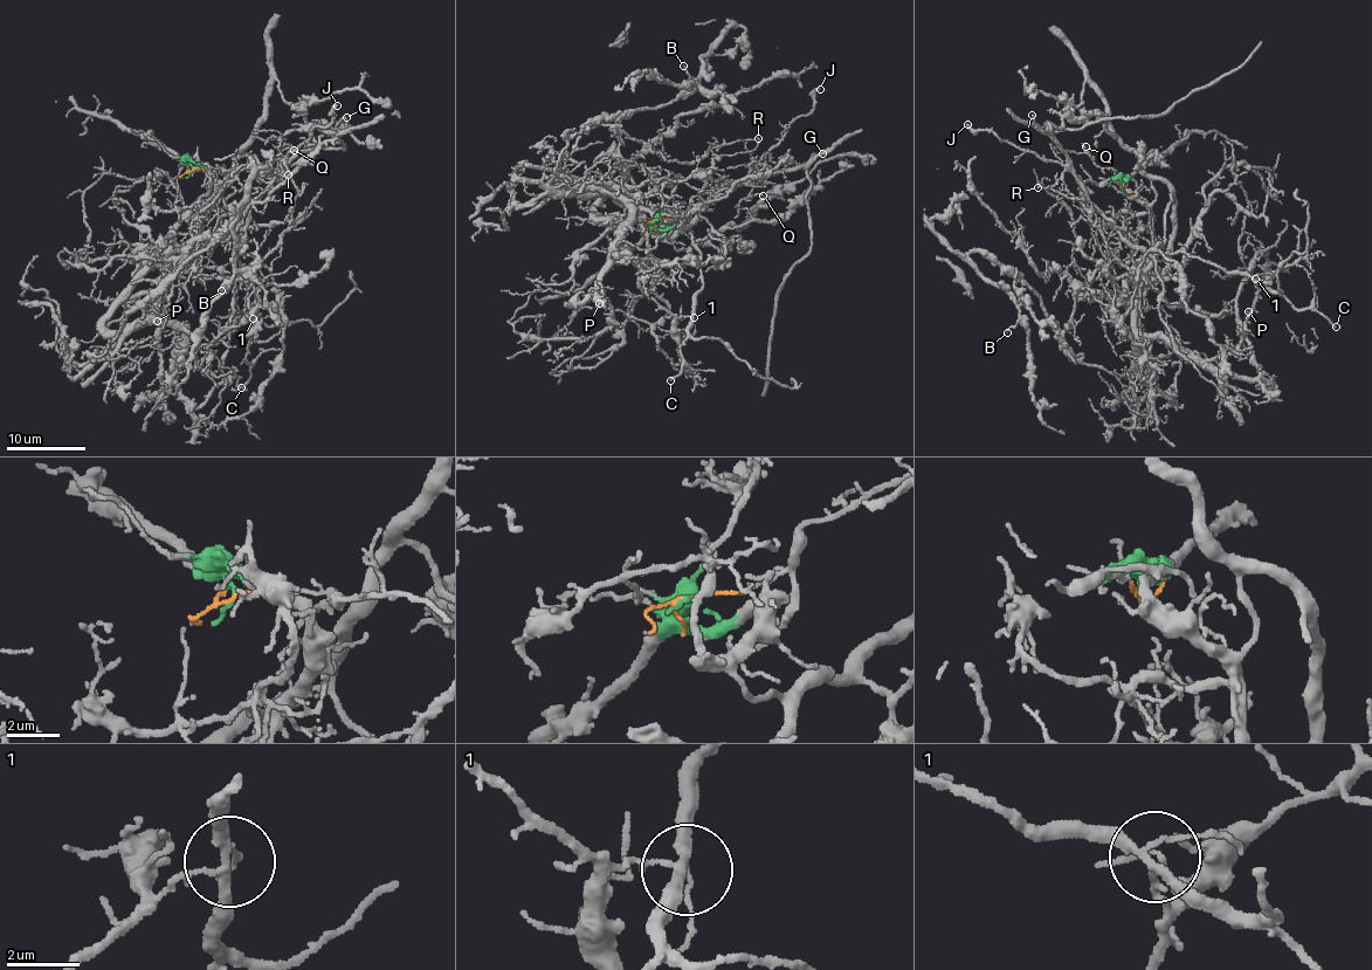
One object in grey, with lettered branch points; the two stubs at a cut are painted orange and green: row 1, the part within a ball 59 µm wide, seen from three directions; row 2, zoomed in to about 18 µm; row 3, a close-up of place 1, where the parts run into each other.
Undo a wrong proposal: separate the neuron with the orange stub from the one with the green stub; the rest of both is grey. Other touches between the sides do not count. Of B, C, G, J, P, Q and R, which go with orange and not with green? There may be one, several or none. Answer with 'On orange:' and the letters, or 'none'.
On orange: C, G, J, Q, R

